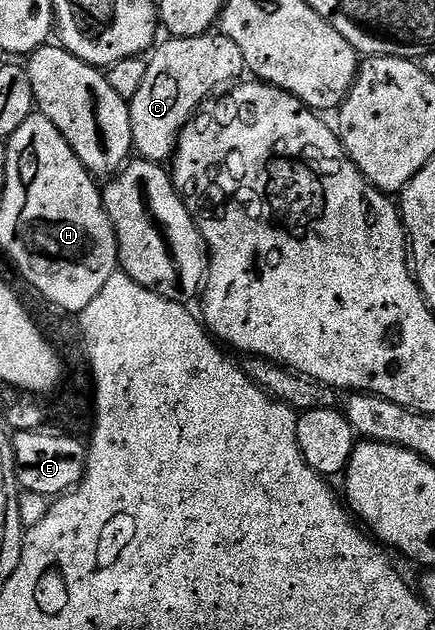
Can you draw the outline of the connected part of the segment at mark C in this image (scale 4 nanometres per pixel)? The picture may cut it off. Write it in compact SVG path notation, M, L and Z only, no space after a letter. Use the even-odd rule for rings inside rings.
M210 33L186 39L169 37L166 40L152 52L153 59L148 60L147 77L143 77L139 93L128 100L134 152L148 163L162 165L172 160L181 130L214 94L212 91L240 80L244 76L241 74L247 71L239 45L223 34Z

